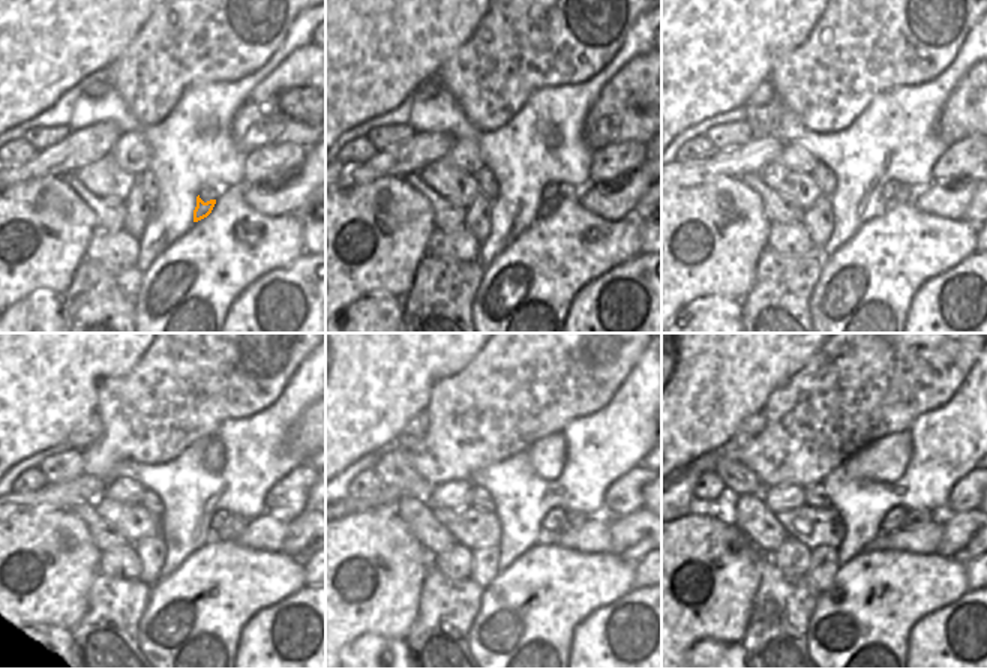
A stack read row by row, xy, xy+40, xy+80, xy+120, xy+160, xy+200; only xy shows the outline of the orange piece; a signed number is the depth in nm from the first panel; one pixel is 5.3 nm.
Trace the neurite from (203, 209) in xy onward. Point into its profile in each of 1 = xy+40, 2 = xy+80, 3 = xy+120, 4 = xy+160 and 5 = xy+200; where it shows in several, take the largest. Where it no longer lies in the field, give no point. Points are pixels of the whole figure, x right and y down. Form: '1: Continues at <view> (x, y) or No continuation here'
1: Continues at xy+40 (548, 206)
2: Continues at xy+80 (905, 194)
3: Continues at xy+120 (234, 527)
4: Continues at xy+160 (573, 521)
5: Continues at xy+200 (914, 519).

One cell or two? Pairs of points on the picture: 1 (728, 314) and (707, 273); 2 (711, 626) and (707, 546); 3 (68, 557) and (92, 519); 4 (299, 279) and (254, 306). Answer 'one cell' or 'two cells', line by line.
1: two cells
2: one cell
3: two cells
4: one cell

